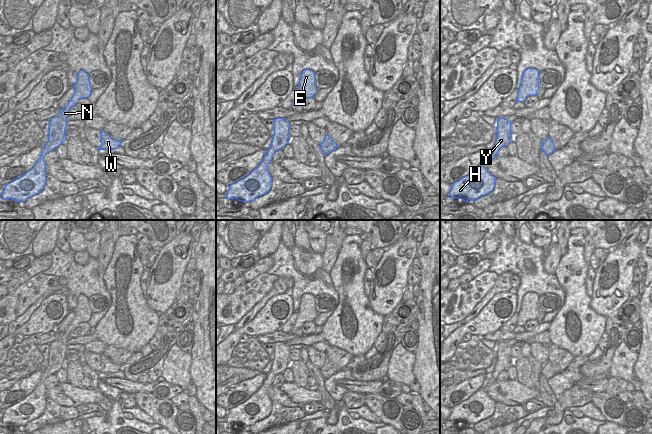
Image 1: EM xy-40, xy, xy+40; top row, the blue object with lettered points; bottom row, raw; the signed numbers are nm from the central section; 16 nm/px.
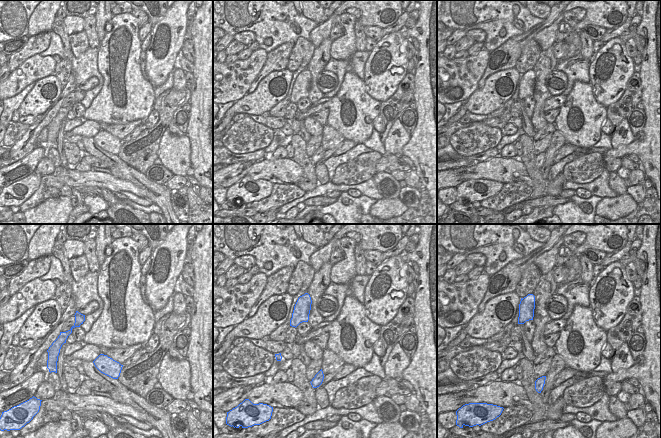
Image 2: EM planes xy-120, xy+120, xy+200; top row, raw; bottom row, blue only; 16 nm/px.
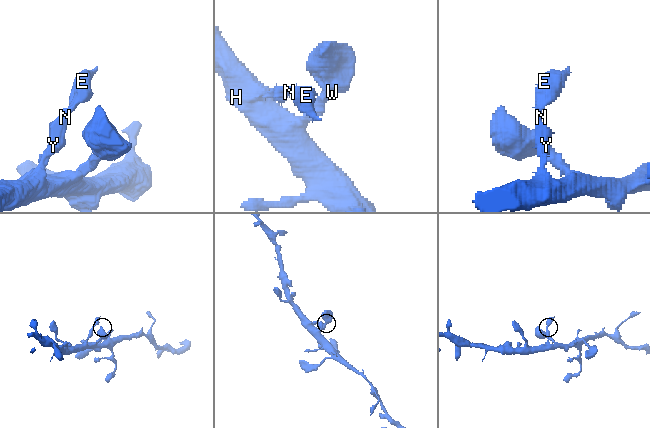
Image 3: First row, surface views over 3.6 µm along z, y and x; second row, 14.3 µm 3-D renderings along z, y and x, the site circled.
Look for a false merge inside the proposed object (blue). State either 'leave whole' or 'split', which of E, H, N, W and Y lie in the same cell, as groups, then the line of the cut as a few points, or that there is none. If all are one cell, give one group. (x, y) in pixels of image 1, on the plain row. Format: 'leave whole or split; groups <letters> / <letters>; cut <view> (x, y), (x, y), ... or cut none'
leave whole; groups E H N W Y; cut none

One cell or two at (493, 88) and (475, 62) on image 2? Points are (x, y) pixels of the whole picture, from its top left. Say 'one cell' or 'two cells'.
two cells

